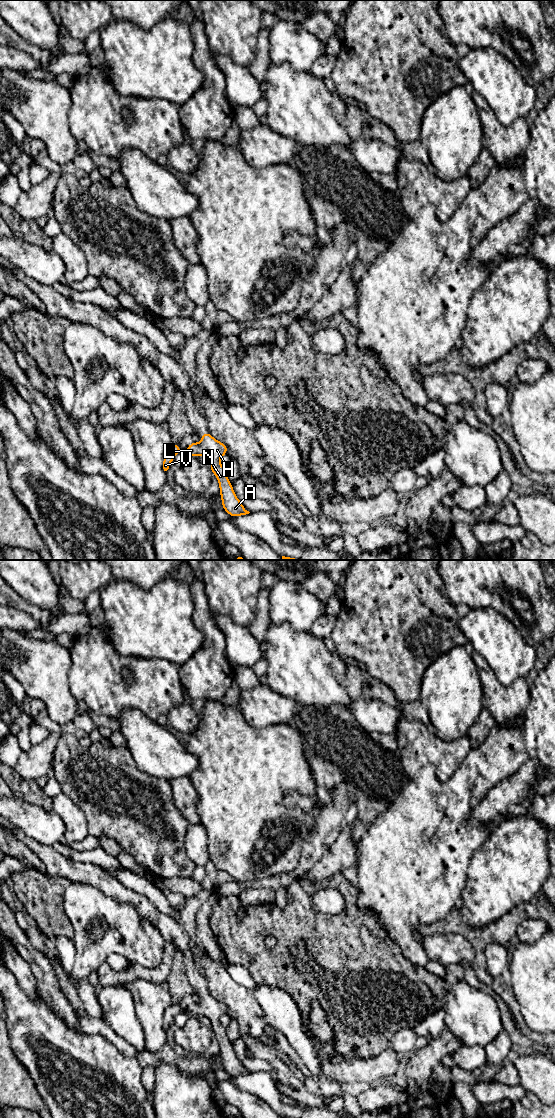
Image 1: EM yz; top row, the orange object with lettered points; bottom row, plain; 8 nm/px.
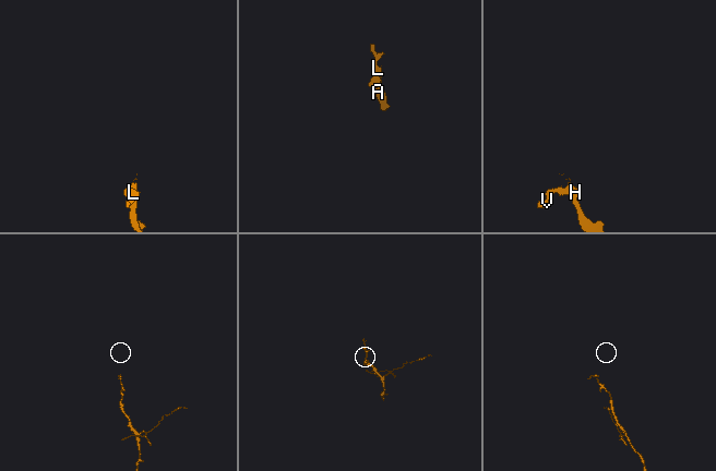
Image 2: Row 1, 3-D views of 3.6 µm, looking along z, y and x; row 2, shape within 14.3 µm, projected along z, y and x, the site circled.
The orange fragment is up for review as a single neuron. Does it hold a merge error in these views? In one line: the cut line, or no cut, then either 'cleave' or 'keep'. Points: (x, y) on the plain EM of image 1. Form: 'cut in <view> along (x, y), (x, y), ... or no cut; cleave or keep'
no cut; keep

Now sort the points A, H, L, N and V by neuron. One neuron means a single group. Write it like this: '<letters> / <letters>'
A H L N V

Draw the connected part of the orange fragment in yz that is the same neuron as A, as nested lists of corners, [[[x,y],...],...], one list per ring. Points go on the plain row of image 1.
[[[209,992],[202,994],[200,1003],[192,1002],[185,1013],[188,1016],[206,1016],[212,1023],[210,1031],[213,1032],[219,1042],[220,1056],[223,1069],[232,1077],[249,1074],[241,1061],[236,1057],[233,1047],[226,1035],[226,1029],[221,1025],[220,1018],[227,1014],[227,1005],[213,998]]]

